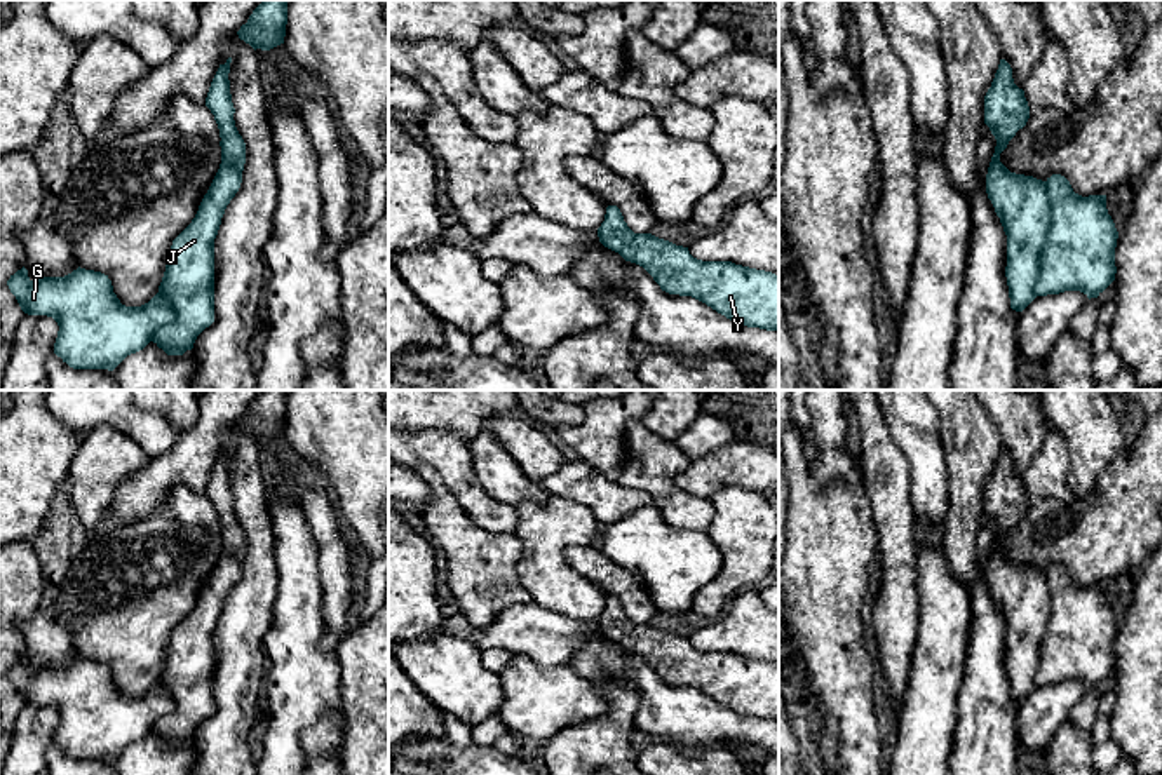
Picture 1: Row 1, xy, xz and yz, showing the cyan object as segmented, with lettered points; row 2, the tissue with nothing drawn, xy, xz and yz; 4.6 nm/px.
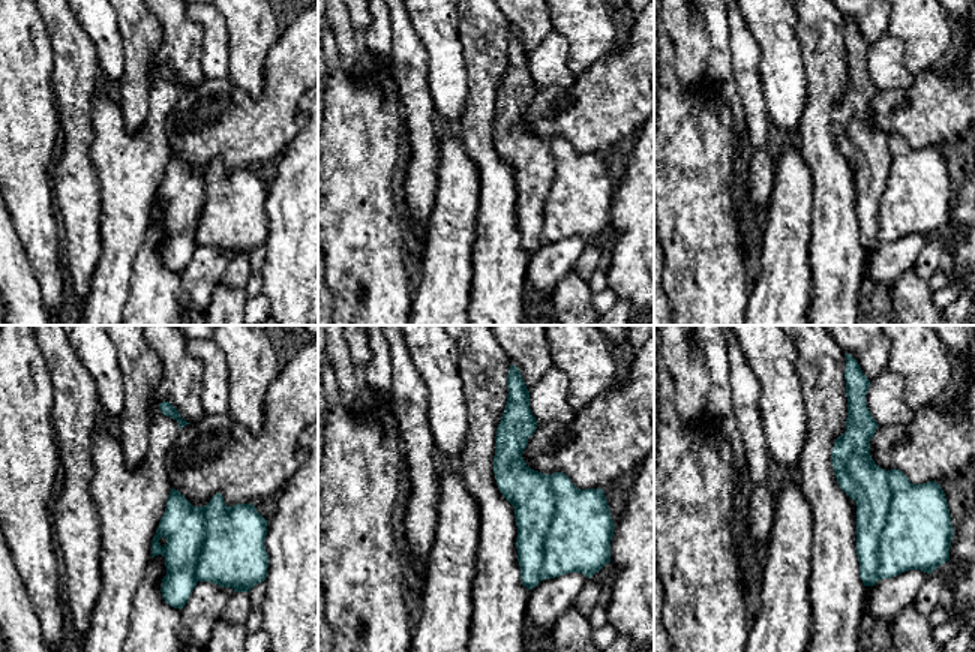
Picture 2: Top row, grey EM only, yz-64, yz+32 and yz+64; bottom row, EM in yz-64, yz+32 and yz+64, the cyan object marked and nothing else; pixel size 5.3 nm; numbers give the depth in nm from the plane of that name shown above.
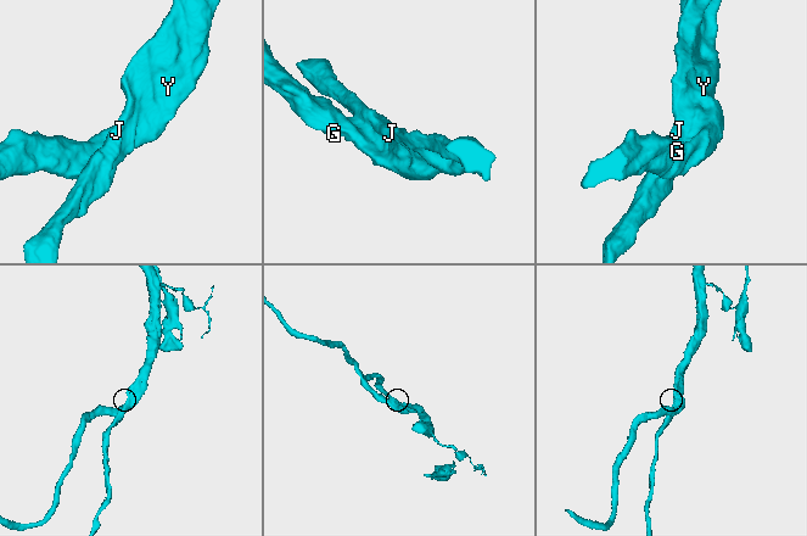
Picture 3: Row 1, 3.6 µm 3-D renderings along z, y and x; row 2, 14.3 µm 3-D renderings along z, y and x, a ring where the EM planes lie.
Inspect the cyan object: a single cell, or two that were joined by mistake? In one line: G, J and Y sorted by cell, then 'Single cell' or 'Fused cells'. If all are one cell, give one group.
Groups: G J Y. Single cell

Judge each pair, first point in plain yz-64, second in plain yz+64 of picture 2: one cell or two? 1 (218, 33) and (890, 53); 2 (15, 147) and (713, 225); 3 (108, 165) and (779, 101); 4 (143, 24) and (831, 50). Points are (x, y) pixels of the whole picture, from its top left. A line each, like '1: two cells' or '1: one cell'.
1: one cell
2: one cell
3: two cells
4: one cell

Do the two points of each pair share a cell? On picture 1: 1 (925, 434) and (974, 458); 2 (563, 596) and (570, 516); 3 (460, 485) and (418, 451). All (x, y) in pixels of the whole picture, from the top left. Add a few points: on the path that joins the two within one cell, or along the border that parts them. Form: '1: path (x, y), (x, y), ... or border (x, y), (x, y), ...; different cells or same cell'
1: border (934, 408), (950, 483); different cells
2: path (554, 577), (554, 535); same cell
3: path (453, 474), (429, 451); same cell

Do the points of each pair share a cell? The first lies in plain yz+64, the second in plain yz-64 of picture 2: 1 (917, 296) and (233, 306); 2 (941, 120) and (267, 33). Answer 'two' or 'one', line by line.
1: one
2: two

